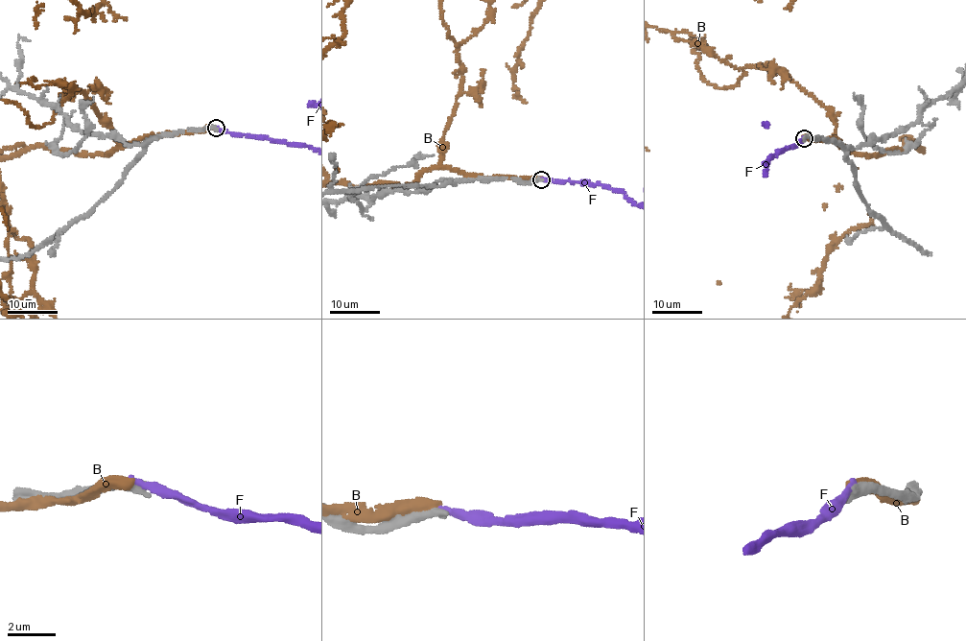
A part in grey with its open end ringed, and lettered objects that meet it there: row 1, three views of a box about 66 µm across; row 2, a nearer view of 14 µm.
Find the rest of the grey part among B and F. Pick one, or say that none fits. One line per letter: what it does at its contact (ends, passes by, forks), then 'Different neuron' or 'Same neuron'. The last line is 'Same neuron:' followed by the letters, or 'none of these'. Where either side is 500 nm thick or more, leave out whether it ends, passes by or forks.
B: Different neuron
F: It ends there. Different neuron
Same neuron: none of these

